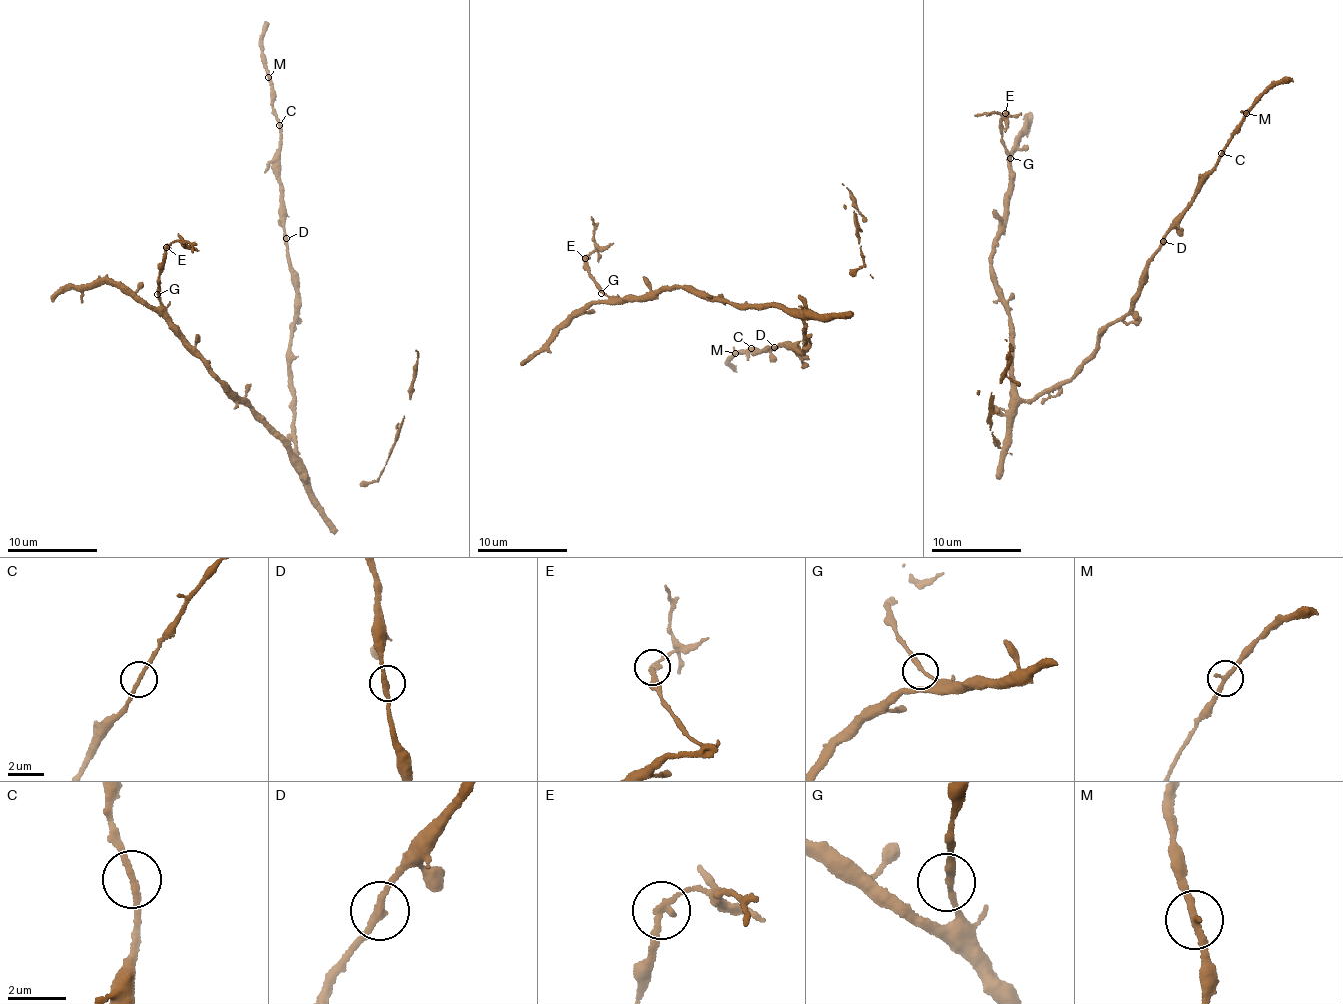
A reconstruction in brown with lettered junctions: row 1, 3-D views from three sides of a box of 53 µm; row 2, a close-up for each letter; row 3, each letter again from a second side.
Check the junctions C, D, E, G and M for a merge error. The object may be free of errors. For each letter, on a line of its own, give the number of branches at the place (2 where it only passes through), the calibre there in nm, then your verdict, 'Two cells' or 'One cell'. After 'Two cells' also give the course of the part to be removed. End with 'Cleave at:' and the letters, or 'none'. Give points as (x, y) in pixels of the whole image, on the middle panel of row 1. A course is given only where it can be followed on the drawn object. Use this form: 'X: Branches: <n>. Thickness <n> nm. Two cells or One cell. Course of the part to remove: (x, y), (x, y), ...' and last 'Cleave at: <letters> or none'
C: Branches: 2. Thickness 190 nm. One cell
D: Branches: 2. Thickness 240 nm. One cell
E: Branches: 2. Thickness 220 nm. Two cells. Course of the part to remove: (585, 258), (595, 248), (590, 216)
G: Branches: 2. Thickness 240 nm. One cell
M: Branches: 2. Thickness 240 nm. One cell
Cleave at: E

